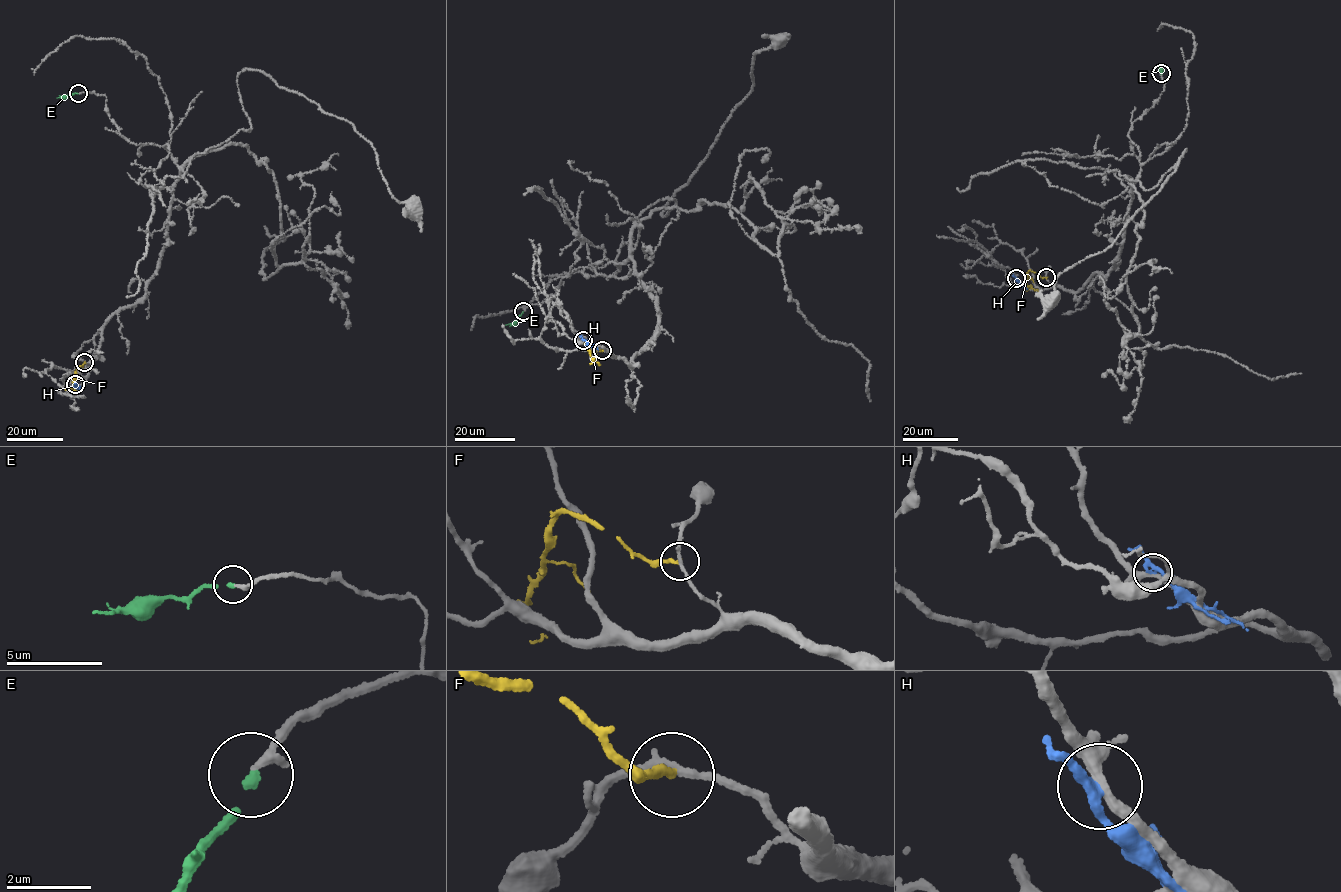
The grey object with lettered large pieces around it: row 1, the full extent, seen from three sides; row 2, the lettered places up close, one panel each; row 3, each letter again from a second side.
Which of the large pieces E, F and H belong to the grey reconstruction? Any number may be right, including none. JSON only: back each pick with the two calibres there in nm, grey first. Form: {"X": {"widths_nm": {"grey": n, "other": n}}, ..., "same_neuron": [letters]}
{"E": {"widths_nm": {"grey": 200, "other": 190}}, "same_neuron": ["E"]}

